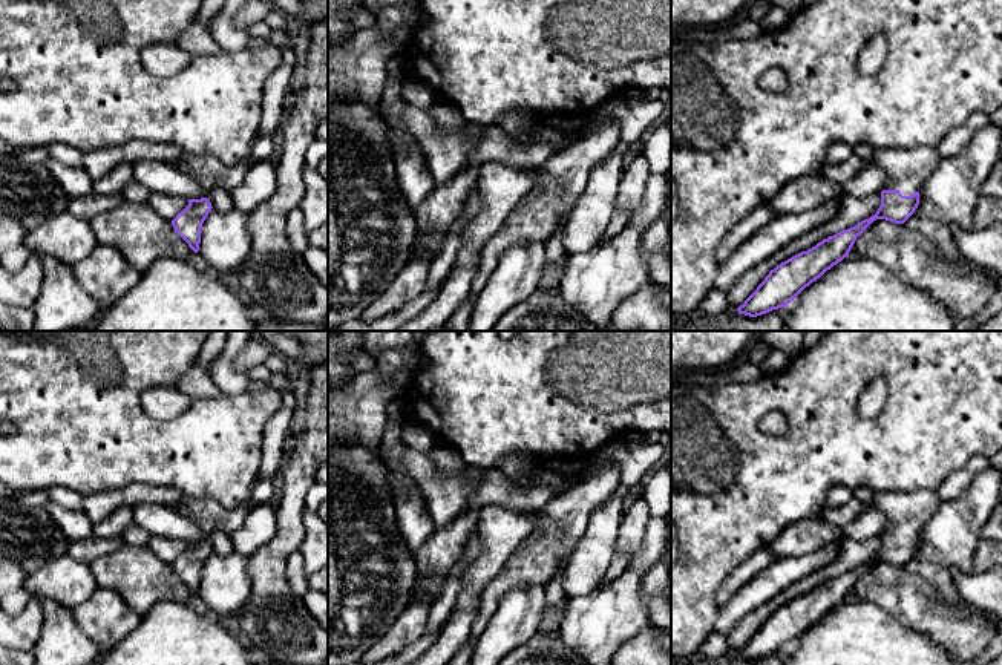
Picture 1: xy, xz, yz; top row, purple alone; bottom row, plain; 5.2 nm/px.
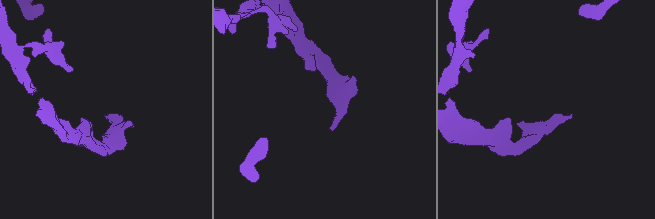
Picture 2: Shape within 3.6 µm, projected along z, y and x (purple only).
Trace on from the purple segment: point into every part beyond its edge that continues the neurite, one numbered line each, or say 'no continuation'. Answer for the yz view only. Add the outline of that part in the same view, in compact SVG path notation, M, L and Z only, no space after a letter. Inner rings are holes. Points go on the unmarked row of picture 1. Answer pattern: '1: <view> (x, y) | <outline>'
1: yz (907, 512) | M921 489L915 492L876 492L870 506L886 515L884 533L899 533L902 539L912 539L924 532L925 524L942 503L936 492Z

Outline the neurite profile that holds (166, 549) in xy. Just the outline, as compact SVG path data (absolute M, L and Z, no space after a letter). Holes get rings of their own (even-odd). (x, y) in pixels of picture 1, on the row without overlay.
M153 535L150 538L149 547L155 552L156 556L172 565L176 558L188 549L188 542Z

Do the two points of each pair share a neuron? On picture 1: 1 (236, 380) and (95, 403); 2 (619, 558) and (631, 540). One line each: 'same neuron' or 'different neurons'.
1: different neurons
2: same neuron

